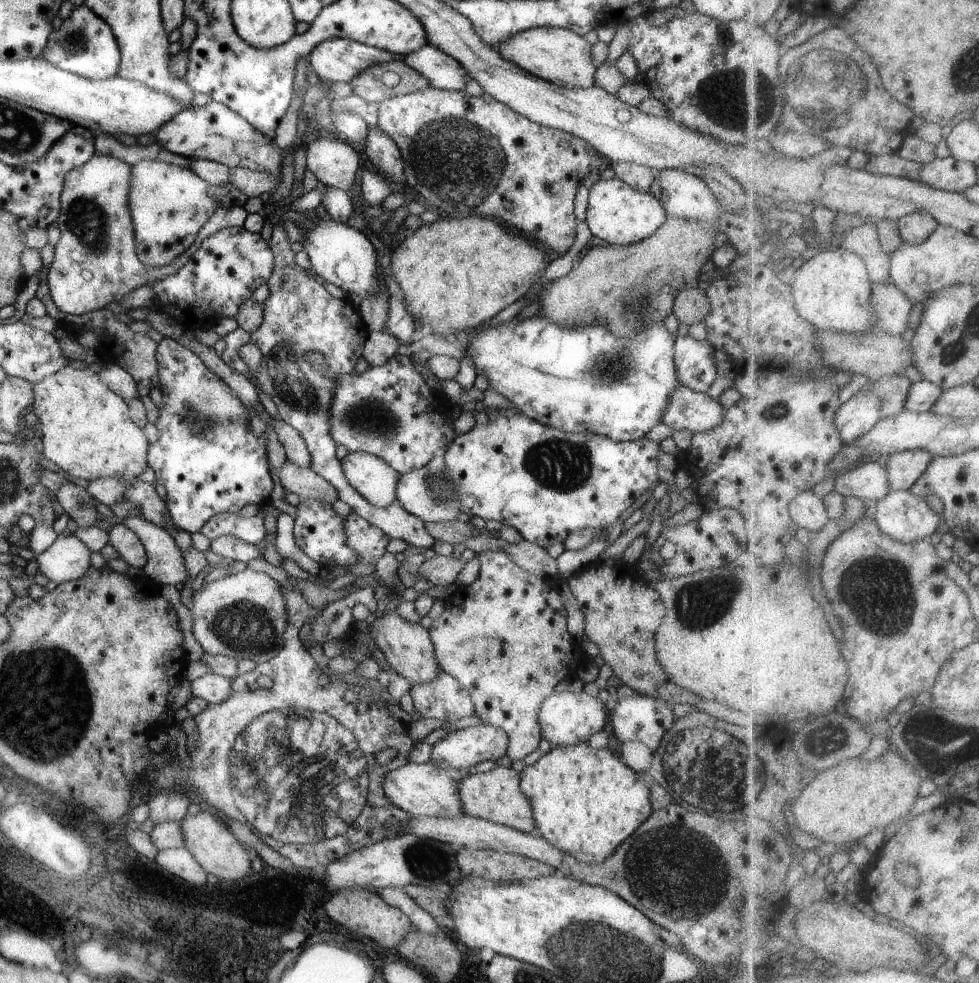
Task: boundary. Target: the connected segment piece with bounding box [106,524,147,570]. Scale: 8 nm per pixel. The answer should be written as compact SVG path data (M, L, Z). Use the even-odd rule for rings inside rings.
M116 524L110 531L106 531L106 534L108 545L112 546L130 567L144 569L147 562L146 550L130 528L124 524Z

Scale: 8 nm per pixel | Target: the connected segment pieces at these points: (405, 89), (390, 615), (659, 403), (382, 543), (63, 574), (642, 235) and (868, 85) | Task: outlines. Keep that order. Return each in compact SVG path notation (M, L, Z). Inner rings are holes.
M403 60L370 66L354 76L350 85L354 95L377 105L386 98L406 96L418 90L432 88L432 84L424 76L412 70Z
M390 610L384 616L376 617L371 626L372 638L376 640L376 645L384 654L388 665L397 674L406 678L411 685L427 683L440 674L440 666L434 655L434 648L428 630L422 626L421 622L408 622L396 610Z
M532 316L531 318L512 318L510 322L505 324L498 324L498 326L490 326L490 328L484 328L480 332L476 332L472 338L470 338L470 344L466 348L467 356L470 356L472 364L476 366L477 374L484 374L490 382L490 387L494 392L502 394L506 400L509 400L511 405L516 406L520 412L526 414L528 418L540 422L540 424L546 424L551 428L562 430L566 433L584 433L588 432L596 434L596 436L606 436L610 440L615 442L619 441L636 441L639 439L645 439L646 432L650 428L654 428L656 424L660 423L660 418L664 416L666 412L666 406L670 402L670 396L672 392L681 386L680 380L678 380L678 374L676 374L676 366L674 366L674 336L668 332L665 324L660 322L652 322L648 326L644 326L642 330L638 330L636 334L628 336L628 338L618 338L614 334L610 334L598 320L592 320L590 324L584 324L584 326L562 326L562 324L556 324L552 322L550 318L546 316Z
M353 511L344 518L344 532L346 545L356 550L359 562L376 565L380 556L387 552L386 547L390 542L388 536Z
M59 535L50 548L35 556L38 570L58 585L78 581L91 566L90 550L75 535Z
M598 180L590 189L586 224L592 235L608 245L630 245L651 236L667 220L662 202L652 192L638 192L622 180Z
M830 28L804 45L785 51L780 71L787 97L781 130L819 135L832 142L832 147L846 147L871 155L895 154L903 148L917 115L889 92L872 56L844 28Z

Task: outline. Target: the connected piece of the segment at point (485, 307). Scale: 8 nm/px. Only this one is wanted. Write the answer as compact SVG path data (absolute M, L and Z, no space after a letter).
M481 216L441 218L433 224L423 224L418 230L408 234L392 250L390 269L403 292L403 304L412 318L419 323L425 333L452 340L484 322L492 320L500 311L523 297L540 280L550 256L536 248L528 237L523 238L510 232L497 220Z

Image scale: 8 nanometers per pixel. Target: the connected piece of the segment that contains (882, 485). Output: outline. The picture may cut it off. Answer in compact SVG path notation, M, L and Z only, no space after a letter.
M866 459L866 464L860 466L852 472L843 472L836 478L836 490L846 497L857 497L867 502L869 499L880 501L888 497L892 492L890 472L888 467L877 464L872 460Z

